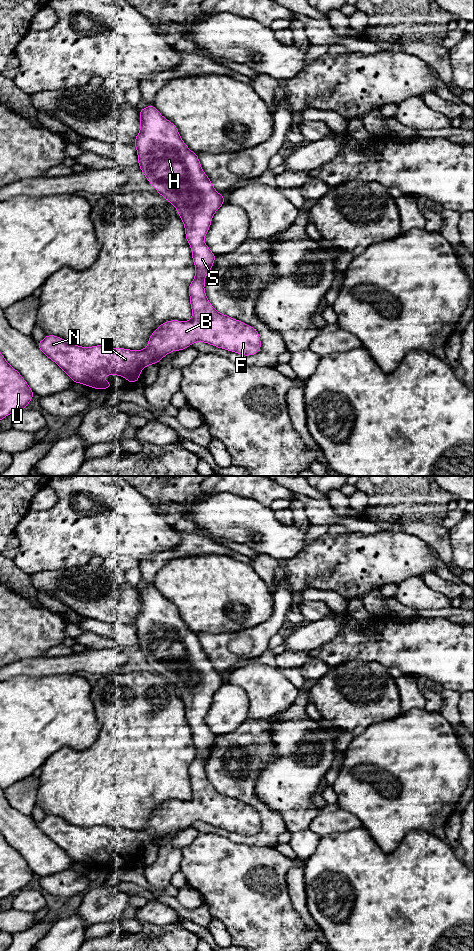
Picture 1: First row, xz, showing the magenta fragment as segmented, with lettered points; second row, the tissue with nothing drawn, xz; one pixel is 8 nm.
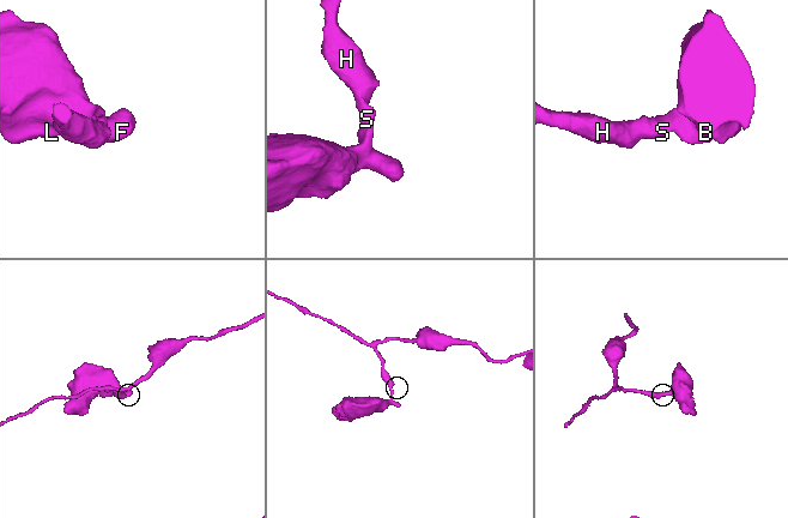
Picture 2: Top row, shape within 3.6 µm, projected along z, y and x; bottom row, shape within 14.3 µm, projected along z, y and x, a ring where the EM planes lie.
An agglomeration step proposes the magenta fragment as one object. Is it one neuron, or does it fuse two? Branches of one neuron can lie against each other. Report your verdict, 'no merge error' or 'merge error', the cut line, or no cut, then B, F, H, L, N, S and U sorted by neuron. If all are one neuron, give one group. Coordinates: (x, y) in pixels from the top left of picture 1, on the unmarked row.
no merge error; cut none; groups B F H L N S U

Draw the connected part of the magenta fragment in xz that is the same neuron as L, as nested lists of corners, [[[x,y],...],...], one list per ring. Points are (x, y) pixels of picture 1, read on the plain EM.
[[[149,585],[142,590],[138,589],[138,591],[141,602],[140,612],[137,614],[133,623],[137,629],[138,645],[148,659],[148,662],[157,670],[158,674],[162,675],[169,683],[176,687],[178,695],[185,707],[186,720],[192,730],[192,739],[196,749],[195,757],[188,768],[192,798],[189,801],[170,800],[162,803],[151,814],[148,819],[147,827],[142,830],[113,828],[105,825],[81,827],[76,824],[71,824],[56,815],[45,815],[42,821],[36,823],[37,827],[49,839],[55,842],[74,863],[80,863],[97,870],[109,869],[112,867],[112,862],[102,860],[106,855],[118,855],[126,858],[129,864],[133,864],[139,860],[139,856],[144,847],[158,844],[168,833],[172,831],[180,832],[195,822],[205,822],[243,836],[256,835],[261,830],[261,820],[258,811],[244,802],[216,791],[207,779],[204,771],[206,759],[203,756],[208,756],[216,739],[216,735],[214,735],[210,728],[204,723],[204,718],[210,708],[213,695],[225,683],[224,676],[215,670],[209,657],[201,647],[198,634],[188,628],[181,619],[178,608],[172,602],[163,597],[154,585]]]

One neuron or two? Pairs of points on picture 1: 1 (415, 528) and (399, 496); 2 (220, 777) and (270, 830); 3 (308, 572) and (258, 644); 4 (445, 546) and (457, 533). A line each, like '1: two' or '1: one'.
1: two
2: one
3: two
4: two

